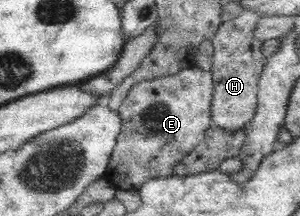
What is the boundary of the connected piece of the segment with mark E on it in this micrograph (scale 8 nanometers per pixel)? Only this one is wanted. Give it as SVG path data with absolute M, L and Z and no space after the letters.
M197 66L135 84L118 108L122 128L105 174L116 191L139 191L147 180L173 175L175 166L207 136L213 95L212 72Z

